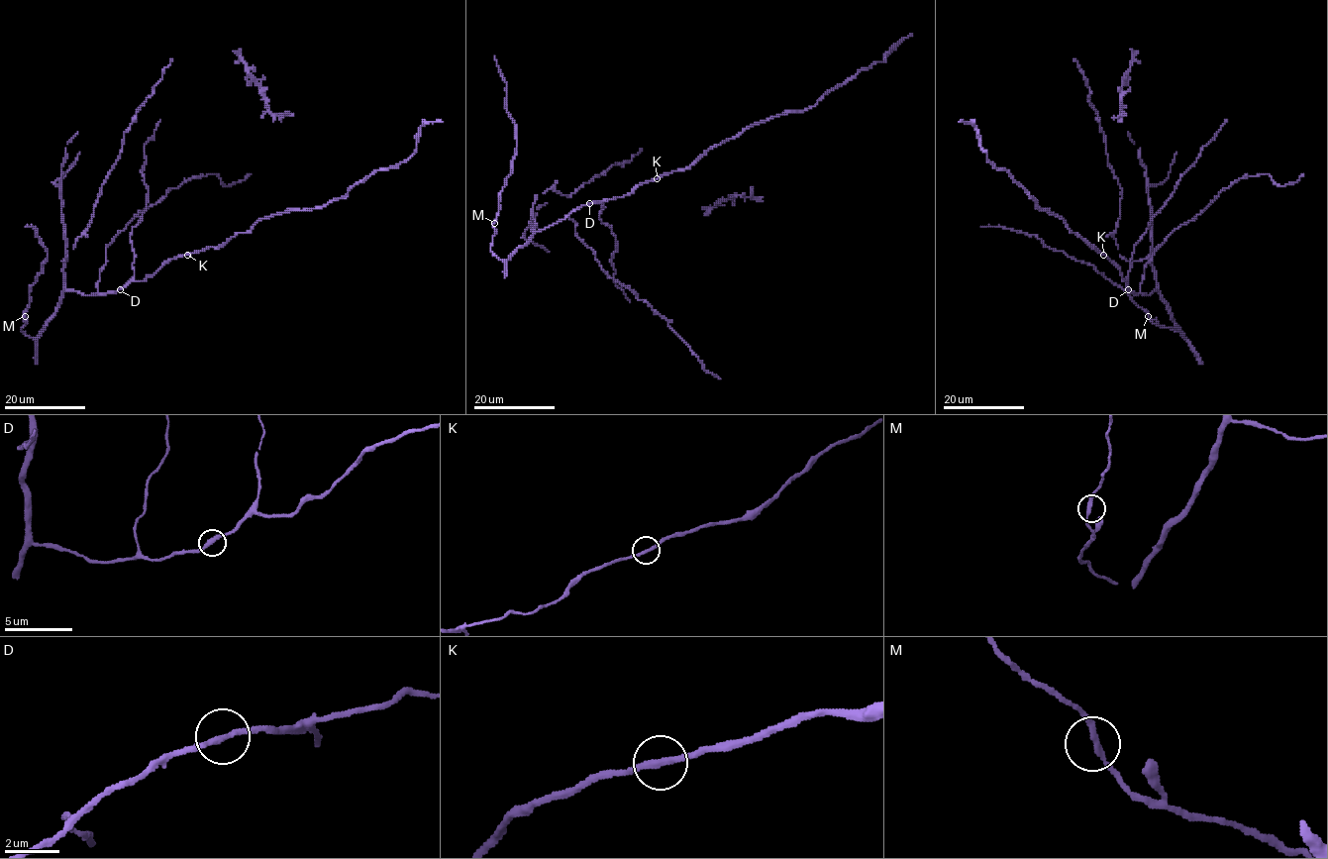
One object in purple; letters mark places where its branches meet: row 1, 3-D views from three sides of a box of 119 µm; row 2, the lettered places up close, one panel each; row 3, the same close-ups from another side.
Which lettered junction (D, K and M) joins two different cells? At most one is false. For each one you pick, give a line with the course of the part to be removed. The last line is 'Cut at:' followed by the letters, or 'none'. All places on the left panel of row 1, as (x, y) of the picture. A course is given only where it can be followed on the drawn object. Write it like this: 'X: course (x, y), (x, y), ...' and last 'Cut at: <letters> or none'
Cut at: none

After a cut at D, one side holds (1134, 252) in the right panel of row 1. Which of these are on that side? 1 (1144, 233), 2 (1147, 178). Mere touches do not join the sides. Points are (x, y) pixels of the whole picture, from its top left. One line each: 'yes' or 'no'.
1: yes
2: no

